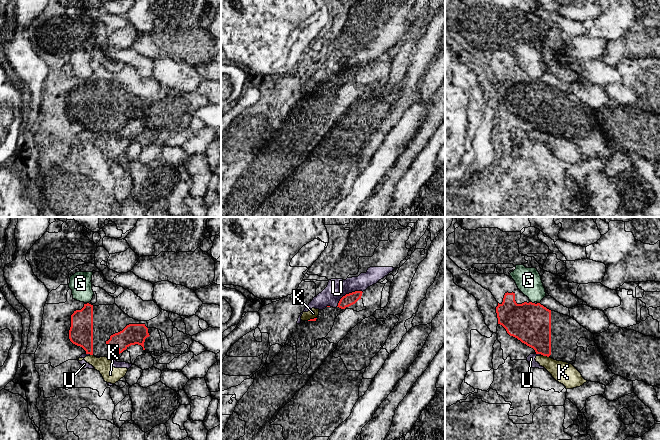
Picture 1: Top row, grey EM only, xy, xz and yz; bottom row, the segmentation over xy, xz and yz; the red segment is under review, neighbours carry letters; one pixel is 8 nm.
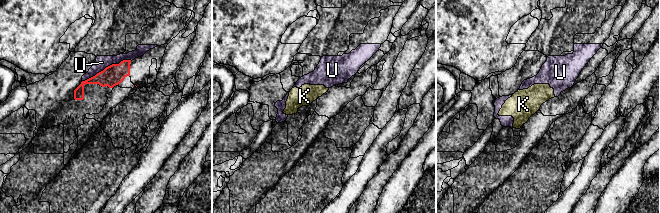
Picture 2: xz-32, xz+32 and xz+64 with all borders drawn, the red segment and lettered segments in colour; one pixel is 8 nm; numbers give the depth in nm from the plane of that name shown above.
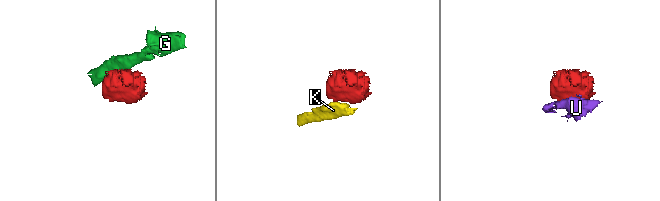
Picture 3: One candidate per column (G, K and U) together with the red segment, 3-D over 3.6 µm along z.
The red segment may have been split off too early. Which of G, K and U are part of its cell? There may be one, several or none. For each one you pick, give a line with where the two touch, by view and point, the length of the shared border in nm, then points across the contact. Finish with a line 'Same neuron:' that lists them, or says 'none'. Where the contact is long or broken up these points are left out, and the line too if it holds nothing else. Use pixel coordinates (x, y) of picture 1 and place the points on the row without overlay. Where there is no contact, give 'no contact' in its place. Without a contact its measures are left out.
Same neuron: none

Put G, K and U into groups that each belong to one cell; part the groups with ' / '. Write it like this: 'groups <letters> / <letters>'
groups G / K U

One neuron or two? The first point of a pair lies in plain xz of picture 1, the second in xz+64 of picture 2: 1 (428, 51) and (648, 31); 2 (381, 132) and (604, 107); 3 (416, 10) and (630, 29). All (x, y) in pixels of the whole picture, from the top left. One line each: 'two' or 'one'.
1: two
2: one
3: two

